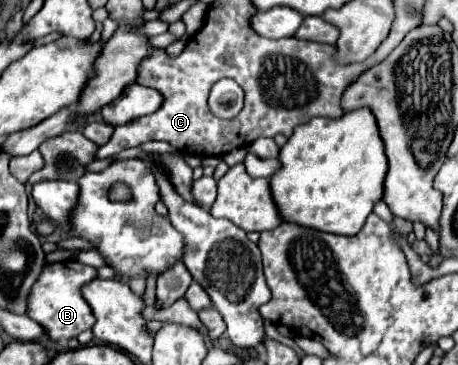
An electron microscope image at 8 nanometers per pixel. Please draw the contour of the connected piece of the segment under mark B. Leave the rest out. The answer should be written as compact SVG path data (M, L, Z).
M74 259L44 265L40 277L36 279L36 285L32 285L32 289L30 289L26 315L30 319L34 319L38 325L42 325L48 339L52 339L52 341L78 337L82 331L92 329L92 325L94 325L94 315L92 315L88 303L80 295L80 285L84 285L86 281L92 281L94 277L96 277L96 269L82 265Z

